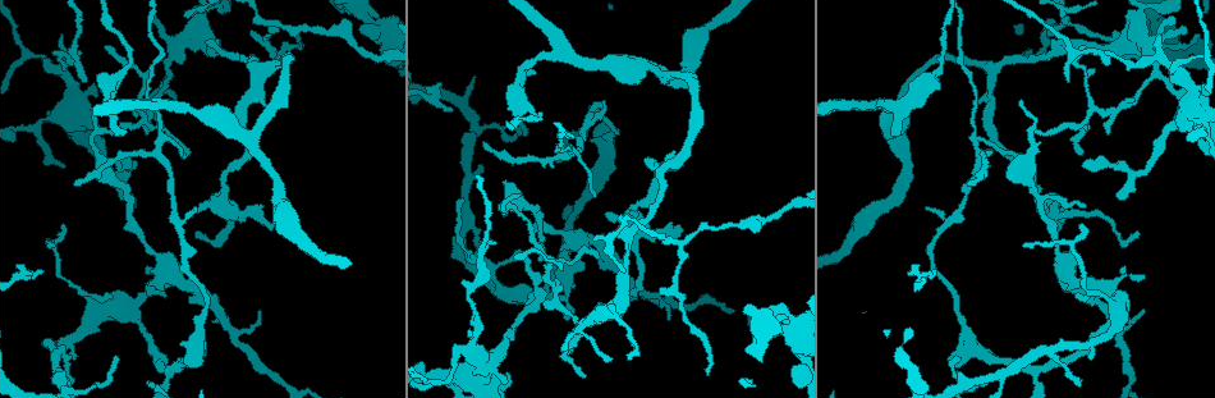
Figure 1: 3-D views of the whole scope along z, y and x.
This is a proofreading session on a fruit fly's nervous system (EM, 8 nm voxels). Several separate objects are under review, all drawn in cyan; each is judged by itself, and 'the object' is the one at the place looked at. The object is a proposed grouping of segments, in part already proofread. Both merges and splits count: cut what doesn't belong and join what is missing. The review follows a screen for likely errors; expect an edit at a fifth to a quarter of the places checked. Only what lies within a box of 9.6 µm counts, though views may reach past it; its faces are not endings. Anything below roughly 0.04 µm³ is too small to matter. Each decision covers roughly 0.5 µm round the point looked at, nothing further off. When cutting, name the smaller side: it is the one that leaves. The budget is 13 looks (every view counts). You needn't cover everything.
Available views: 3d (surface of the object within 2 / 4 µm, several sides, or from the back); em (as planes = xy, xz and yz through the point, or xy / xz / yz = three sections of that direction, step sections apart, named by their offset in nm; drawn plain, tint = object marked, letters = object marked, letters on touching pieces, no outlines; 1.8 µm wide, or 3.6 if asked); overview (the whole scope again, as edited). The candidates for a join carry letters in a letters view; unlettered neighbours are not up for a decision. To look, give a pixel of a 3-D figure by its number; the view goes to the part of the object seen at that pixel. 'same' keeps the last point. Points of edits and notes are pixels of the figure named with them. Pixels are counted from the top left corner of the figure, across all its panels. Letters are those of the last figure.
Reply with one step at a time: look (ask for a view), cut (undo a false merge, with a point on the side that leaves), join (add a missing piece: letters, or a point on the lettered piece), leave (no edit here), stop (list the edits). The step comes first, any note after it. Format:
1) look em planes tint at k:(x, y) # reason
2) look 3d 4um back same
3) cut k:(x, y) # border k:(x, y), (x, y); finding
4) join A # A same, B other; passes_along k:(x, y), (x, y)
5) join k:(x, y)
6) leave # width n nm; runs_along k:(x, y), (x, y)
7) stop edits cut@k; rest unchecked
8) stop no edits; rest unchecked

look 3d 2um back at 1:(1157, 35) # branch stops here

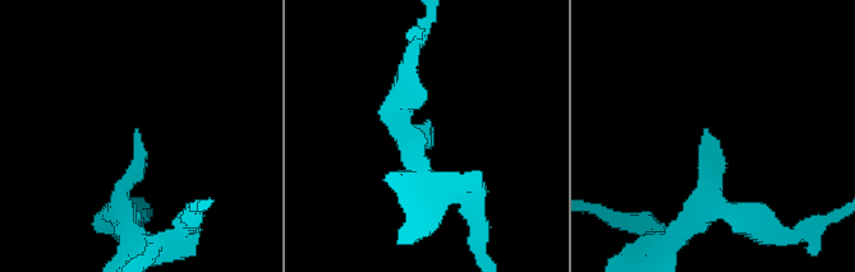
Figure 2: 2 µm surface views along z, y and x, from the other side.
look em planes plain at 2:(135, 133) # need the tissue

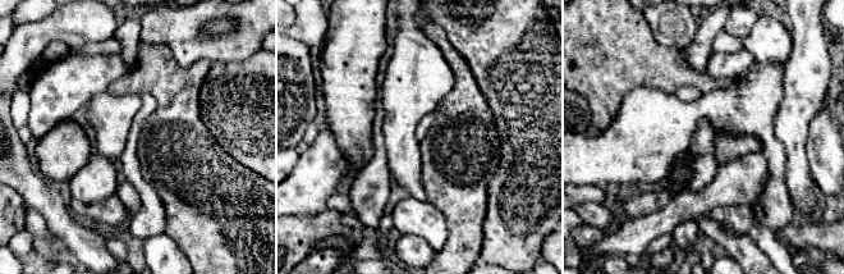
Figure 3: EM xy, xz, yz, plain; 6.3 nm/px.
look em planes letters same

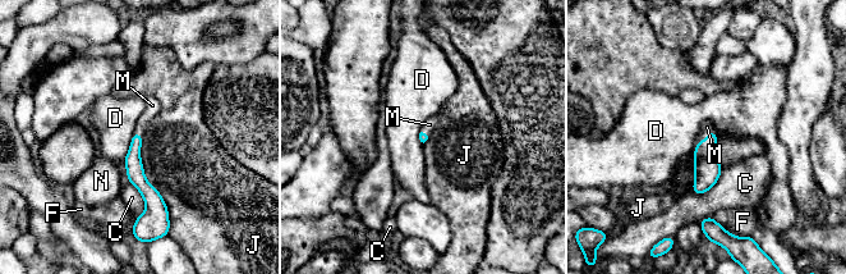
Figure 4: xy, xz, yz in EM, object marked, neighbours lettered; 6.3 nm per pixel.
join M # C other, D other, F other, J other, M same, N other; passes_along 4:(707, 168), (704, 138), (707, 127); the neuron continues

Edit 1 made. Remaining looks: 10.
look em xz step 4 tint at 1:(1062, 18) # thin end

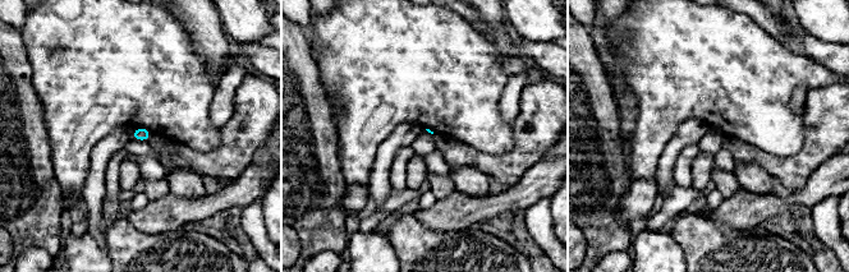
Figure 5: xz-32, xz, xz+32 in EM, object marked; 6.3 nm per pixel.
look em yz step 4 letters same

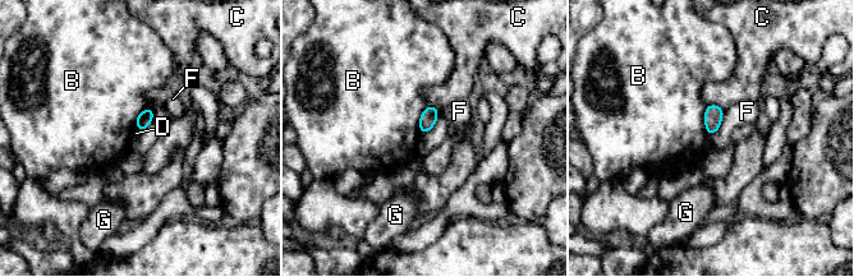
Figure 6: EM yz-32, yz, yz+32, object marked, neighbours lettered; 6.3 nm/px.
leave # B other, C other, D other, F other, G other; no lettered piece goes on from it

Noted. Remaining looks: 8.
look 3d 4um at 1:(706, 373) # long arm stops here

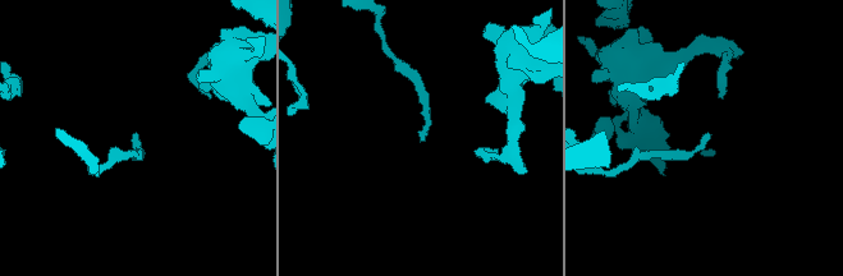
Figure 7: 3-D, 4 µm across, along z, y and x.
look em planes letters at 7:(136, 135) # need the tissue

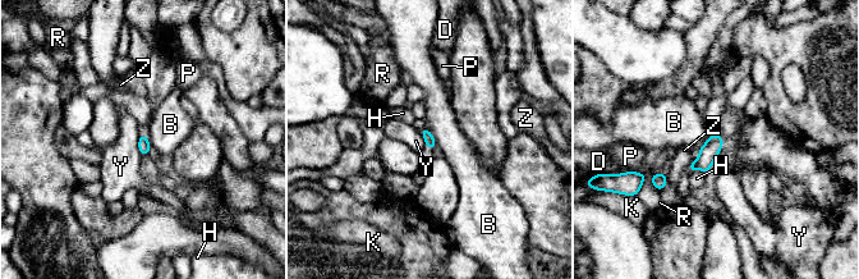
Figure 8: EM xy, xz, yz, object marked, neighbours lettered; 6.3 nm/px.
leave # longest_contact Y 150 nm; B other, D other, H other, K other, P other, R other, Y other, Z other; border 8:(138, 135), (138, 151), (142, 156); no lettered piece goes on from it

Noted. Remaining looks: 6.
look 3d 2um at 1:(680, 229) # branch stops here

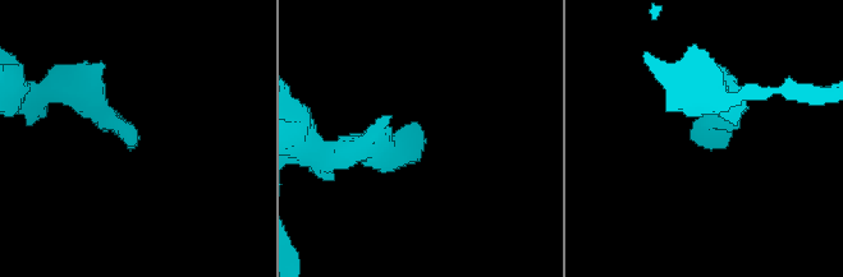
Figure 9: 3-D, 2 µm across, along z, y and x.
look em xy step 16 tint at 9:(135, 145) # need the tissue

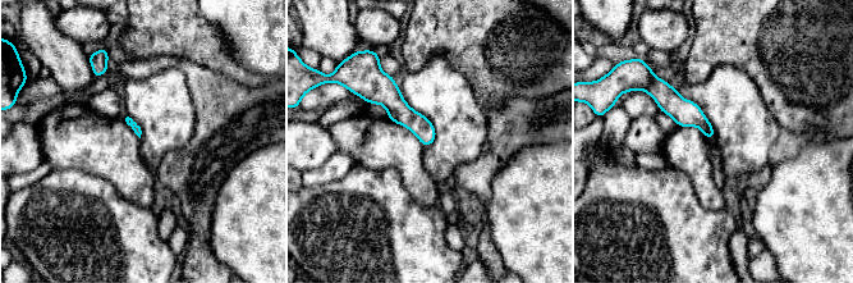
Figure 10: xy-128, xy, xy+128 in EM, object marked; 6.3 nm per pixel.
look em planes letters same # cut it another way

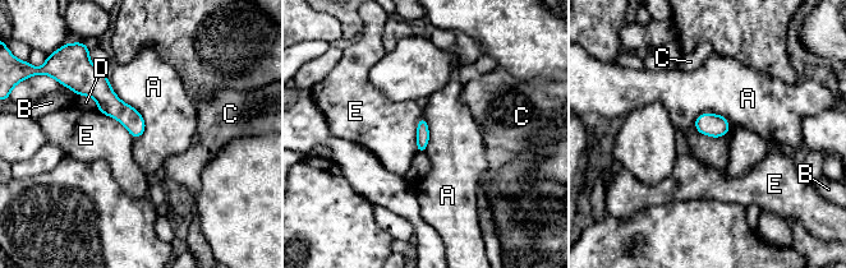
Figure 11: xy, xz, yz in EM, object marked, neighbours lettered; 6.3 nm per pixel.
leave # A other, B other, C other, D other, E other; runs_along 11:(91, 74), (101, 92), (138, 133); no lettered piece goes on from it

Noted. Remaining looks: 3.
look em planes letters at 1:(1154, 24) # sharp bend

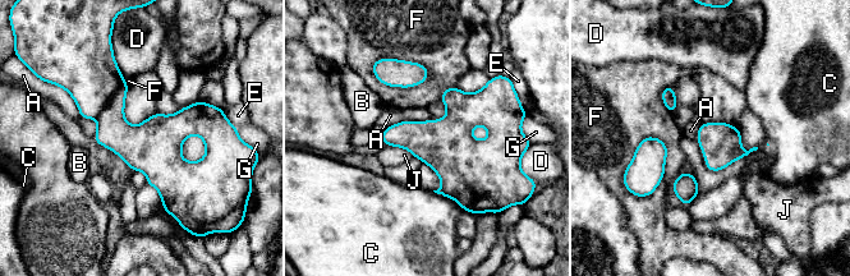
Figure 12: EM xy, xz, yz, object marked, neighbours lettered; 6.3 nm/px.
cut 12:(86, 69) # longest_contact F 380 nm; A other, B other, C other, D other, E other, F other, G other, J other; a second neuron is stuck on

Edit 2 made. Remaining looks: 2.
stop edits join@4, cut@12; rest unchecked

